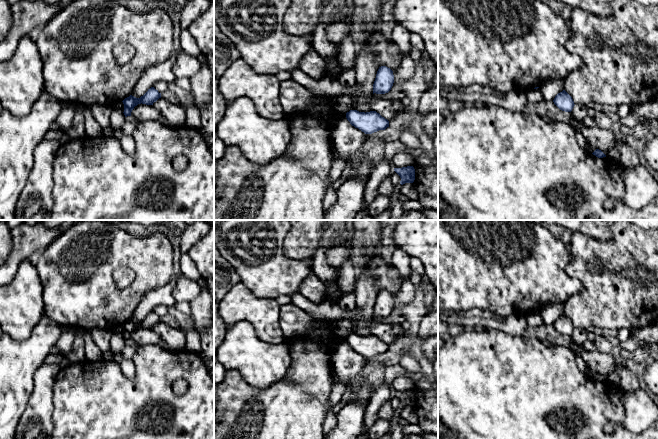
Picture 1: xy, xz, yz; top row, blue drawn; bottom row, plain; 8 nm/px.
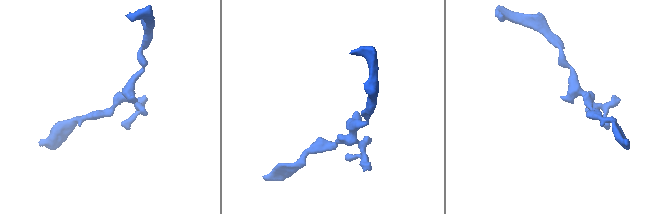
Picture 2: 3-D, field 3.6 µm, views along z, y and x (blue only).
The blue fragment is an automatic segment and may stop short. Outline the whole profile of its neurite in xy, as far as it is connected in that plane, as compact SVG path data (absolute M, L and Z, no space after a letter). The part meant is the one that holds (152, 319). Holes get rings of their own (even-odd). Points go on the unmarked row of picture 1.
M154 311L148 313L148 315L141 320L140 322L136 322L132 319L125 322L122 326L124 328L124 339L125 341L131 340L131 336L135 330L138 328L146 328L146 329L153 329L159 322L161 322L161 317L158 316Z

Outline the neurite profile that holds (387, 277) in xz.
M375 251L367 260L368 274L370 274L378 285L378 290L386 290L392 295L398 294L401 285L408 276L403 276L389 260L388 255Z

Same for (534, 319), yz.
M539 312L537 313L531 313L530 315L527 316L527 323L528 325L532 326L532 327L538 327L543 324L543 319L540 315Z

